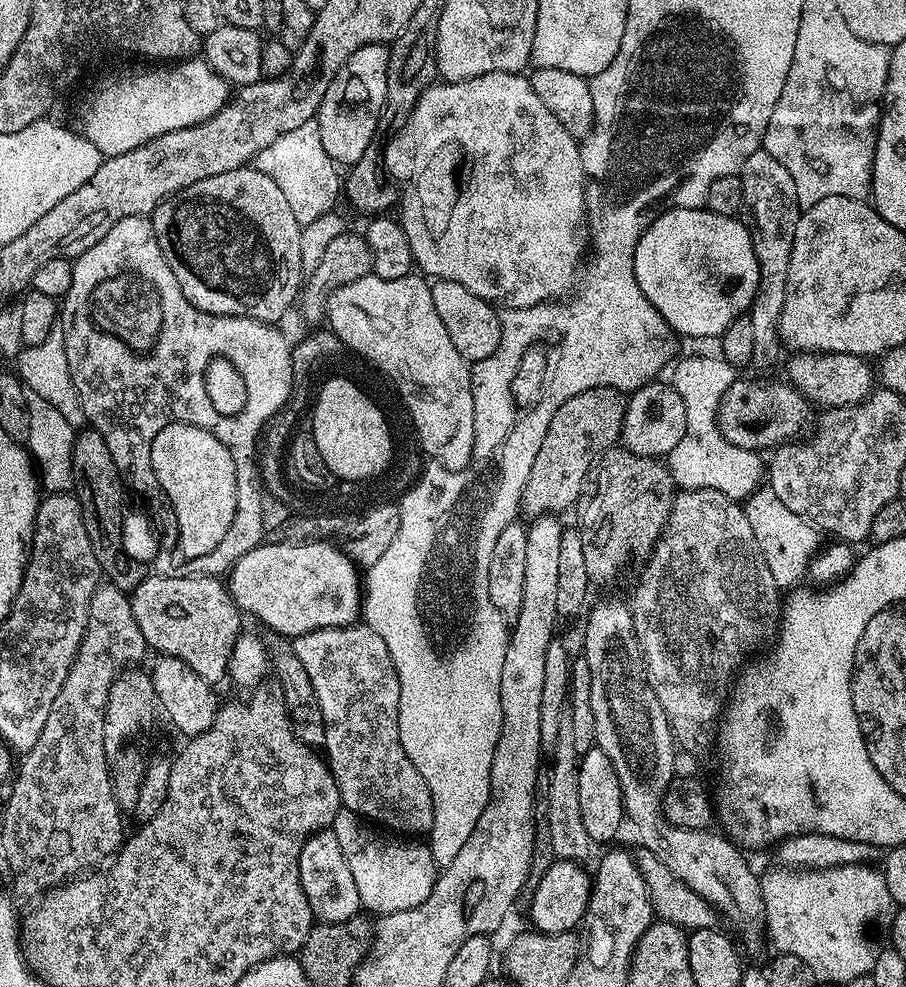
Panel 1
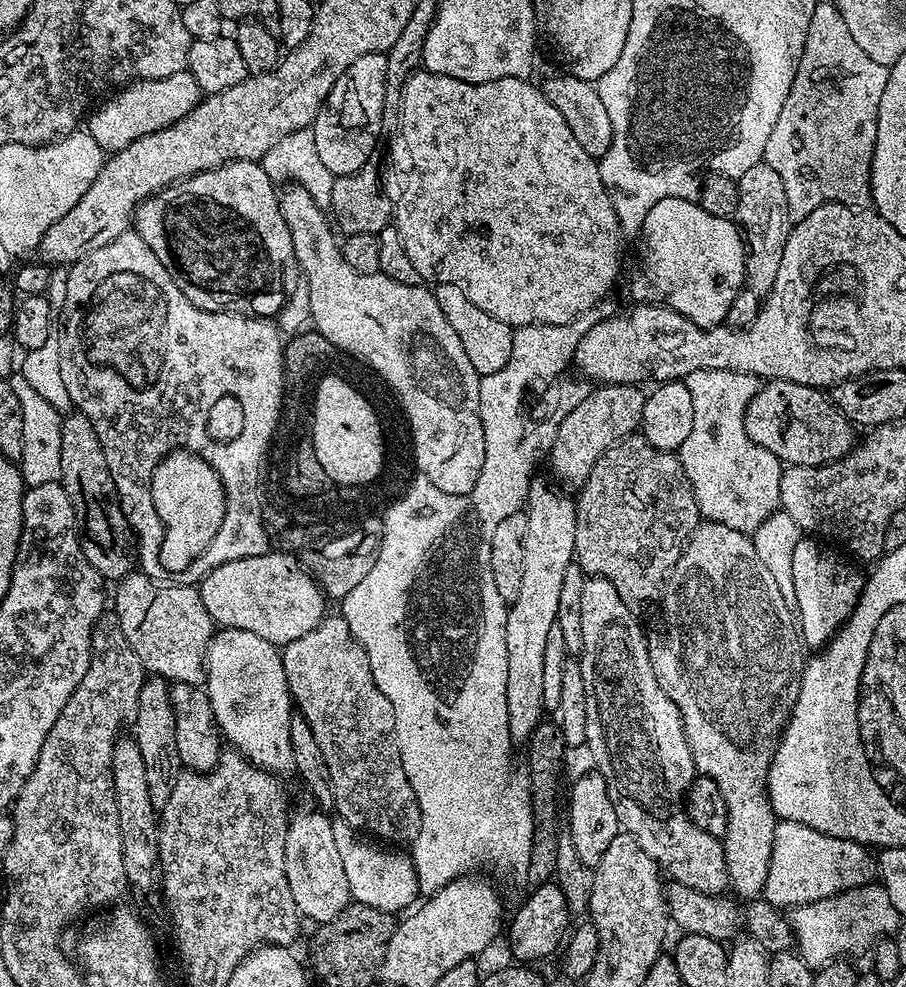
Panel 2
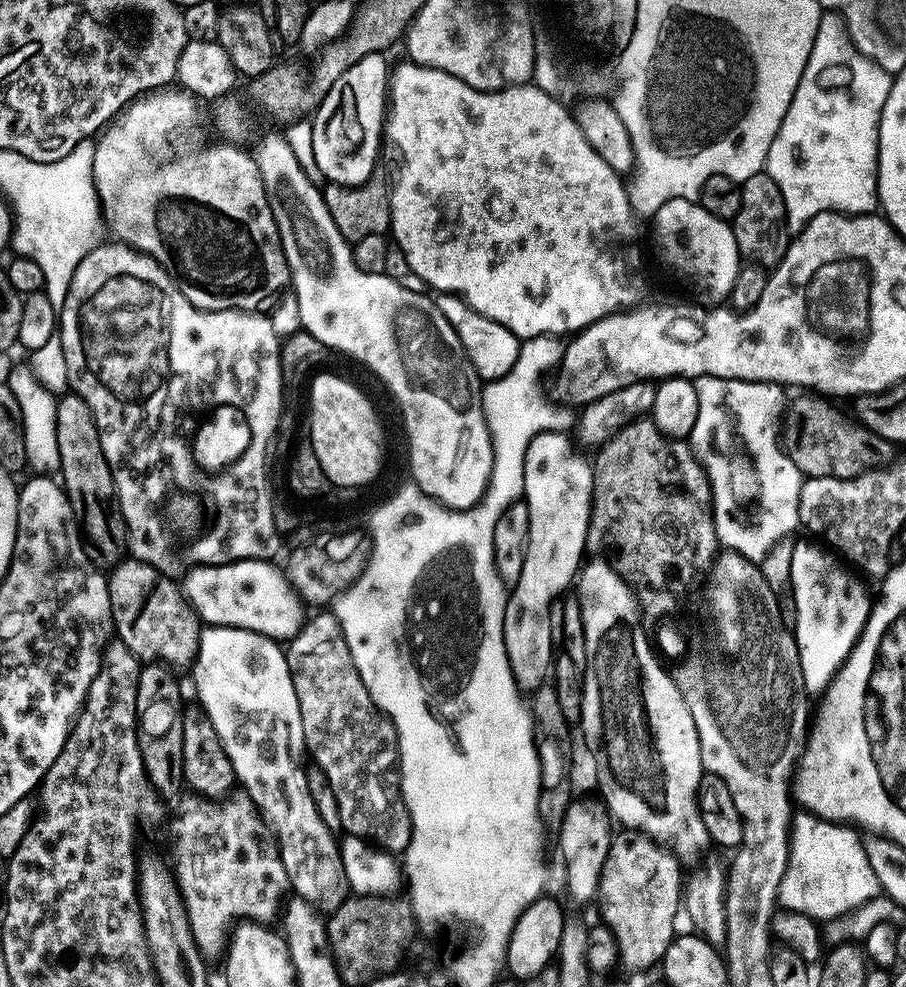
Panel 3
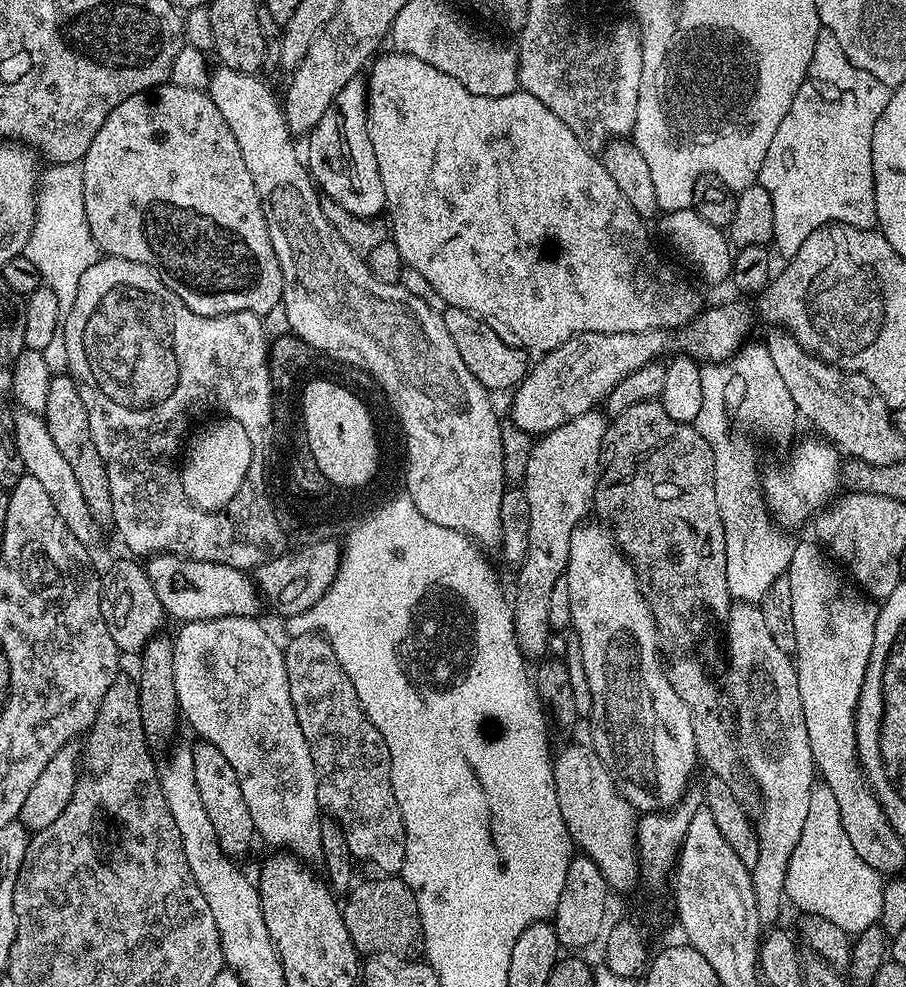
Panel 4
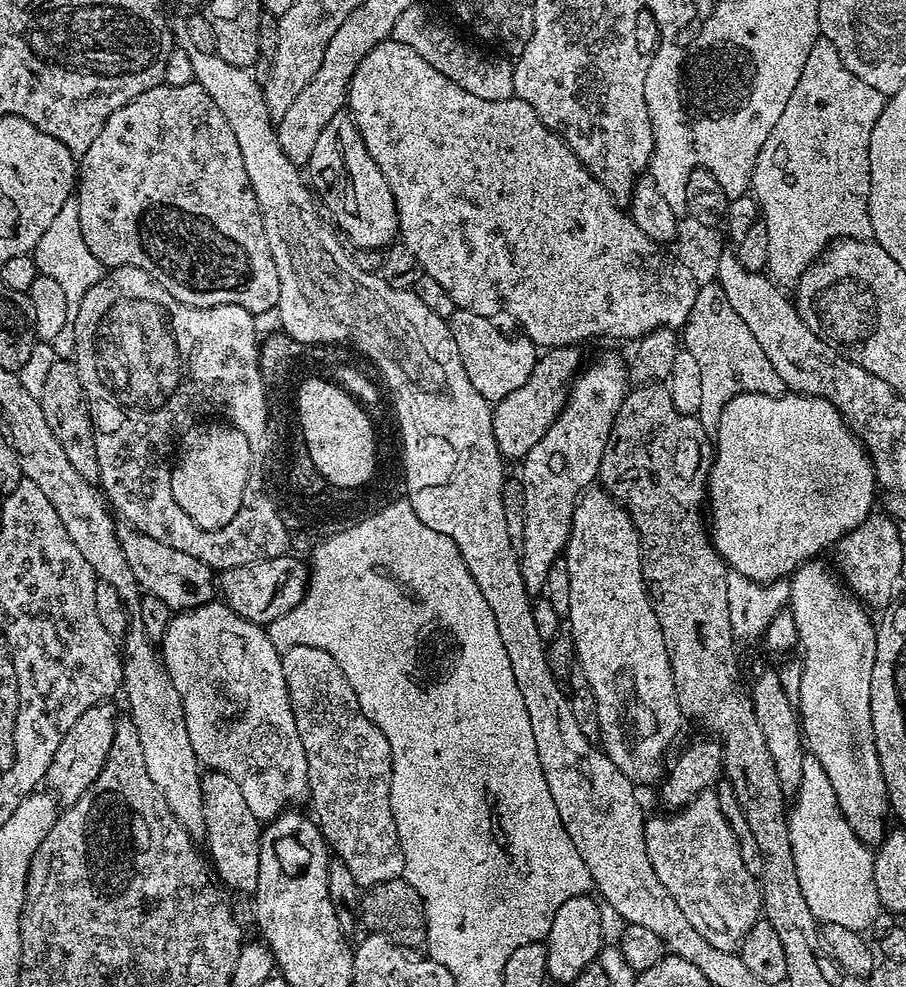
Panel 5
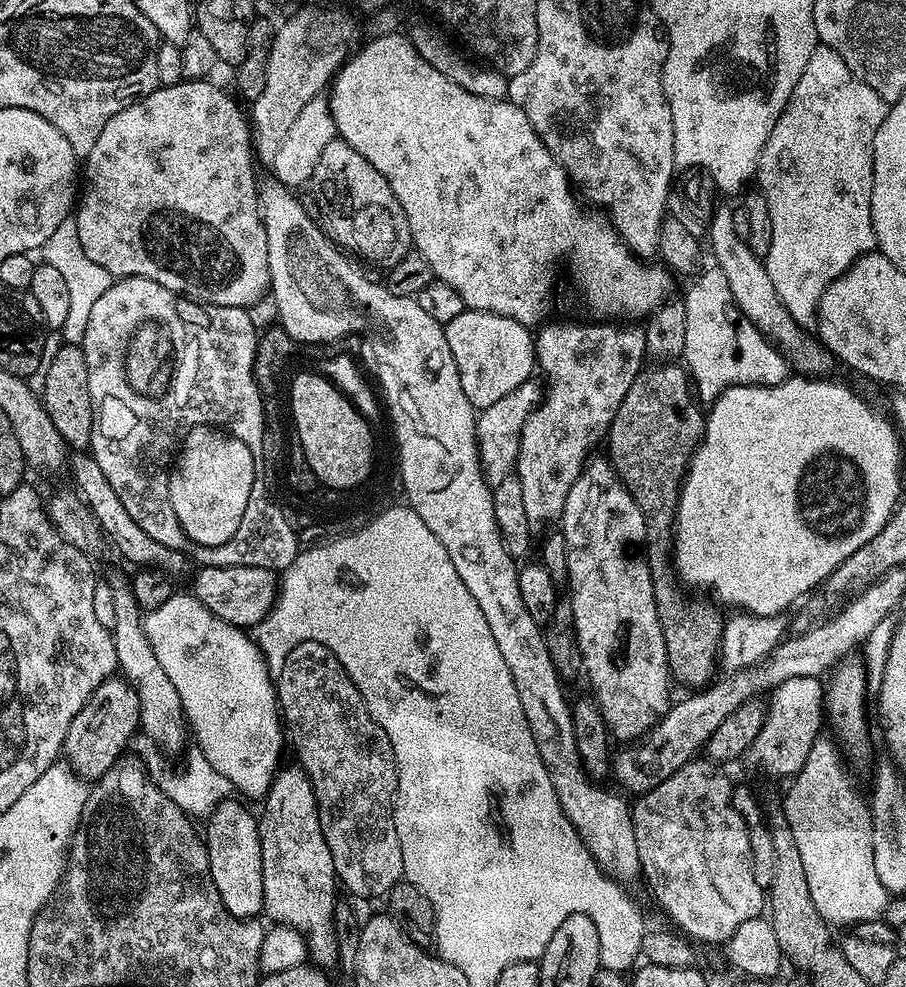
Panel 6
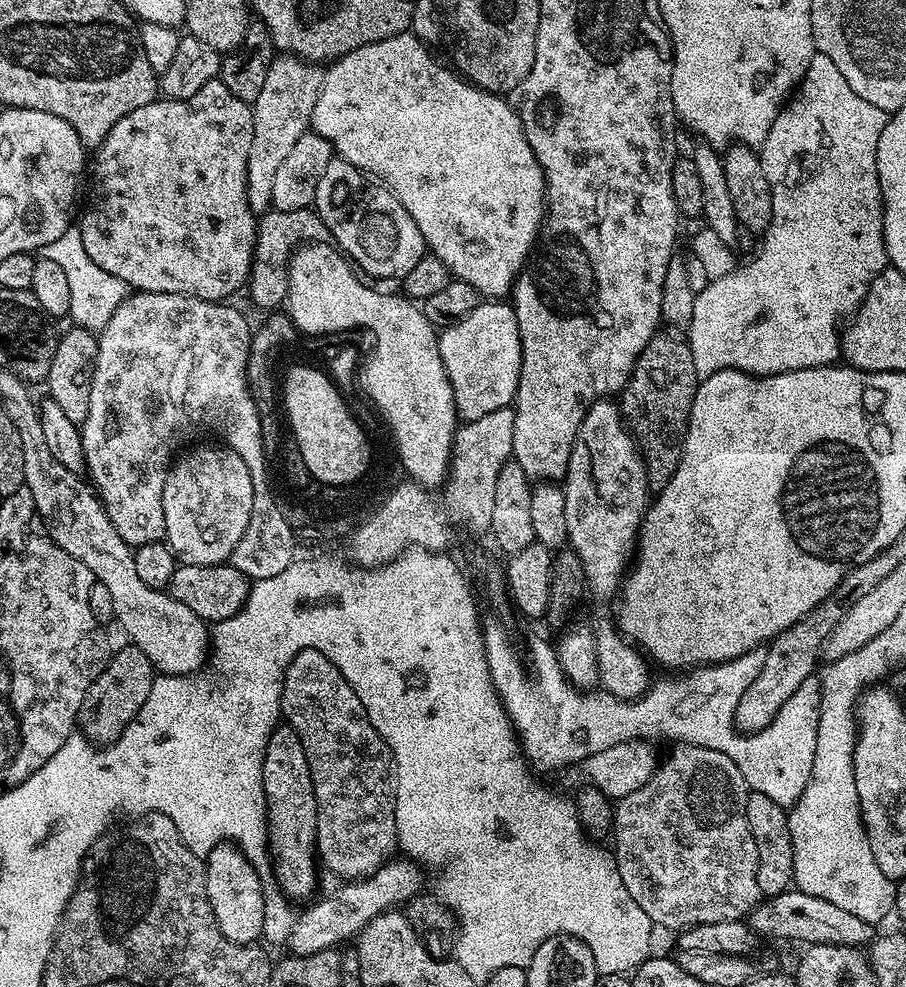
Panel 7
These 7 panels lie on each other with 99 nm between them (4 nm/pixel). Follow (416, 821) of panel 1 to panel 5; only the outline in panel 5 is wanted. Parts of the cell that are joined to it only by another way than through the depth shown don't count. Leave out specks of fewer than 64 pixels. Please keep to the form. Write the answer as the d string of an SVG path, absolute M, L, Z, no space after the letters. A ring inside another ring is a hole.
M294 646L282 653L282 674L286 678L286 690L290 698L290 706L294 710L294 726L298 726L298 738L302 738L302 750L306 750L306 762L308 763L308 796L312 800L311 815L320 825L320 832L324 835L324 843L334 853L335 859L340 860L349 867L350 874L354 874L354 882L358 882L361 889L373 888L378 882L390 882L401 879L404 875L404 855L398 838L398 830L394 826L394 810L390 806L390 778L392 777L392 755L390 754L390 742L386 742L386 734L362 714L362 706L358 706L358 694L354 694L354 686L342 674L342 666L334 662L331 651L324 646Z

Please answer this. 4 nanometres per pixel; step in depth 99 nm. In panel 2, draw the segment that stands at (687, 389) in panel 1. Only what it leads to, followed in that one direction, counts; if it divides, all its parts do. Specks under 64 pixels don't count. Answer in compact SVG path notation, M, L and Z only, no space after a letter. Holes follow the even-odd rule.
M694 370L694 374L683 377L684 384L690 390L694 404L694 420L690 436L682 442L678 449L680 465L692 487L696 504L700 508L701 517L716 520L719 524L730 526L739 532L749 534L756 531L770 514L780 508L780 460L770 450L758 446L746 434L744 411L754 398L754 394L762 386L759 376L751 376L745 372L727 372L726 370Z

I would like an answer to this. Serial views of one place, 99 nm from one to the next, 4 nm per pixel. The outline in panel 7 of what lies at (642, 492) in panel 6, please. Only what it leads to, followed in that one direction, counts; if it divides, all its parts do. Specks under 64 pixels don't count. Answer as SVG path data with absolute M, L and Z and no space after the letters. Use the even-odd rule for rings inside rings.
M657 334L652 337L646 350L642 350L632 377L623 392L619 393L620 415L640 448L649 489L664 488L674 470L678 470L697 383L694 354L687 339Z

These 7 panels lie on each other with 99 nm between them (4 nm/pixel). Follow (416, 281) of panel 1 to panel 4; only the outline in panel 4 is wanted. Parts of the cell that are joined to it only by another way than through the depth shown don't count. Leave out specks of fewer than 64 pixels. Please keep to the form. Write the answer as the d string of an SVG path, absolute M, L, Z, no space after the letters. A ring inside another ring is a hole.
M219 65L217 69L211 71L206 91L226 120L234 140L238 143L242 158L245 159L246 170L250 170L250 178L254 178L254 186L258 190L258 198L264 211L266 226L270 230L270 242L274 246L274 254L282 266L282 278L284 279L282 305L289 319L291 335L302 338L302 342L306 342L317 353L325 352L326 355L333 356L334 359L341 360L344 364L357 364L362 371L369 372L384 387L385 394L396 403L396 412L400 415L398 420L399 427L407 426L408 435L411 437L411 488L412 495L416 498L416 503L420 505L420 508L434 520L441 521L442 526L453 528L466 536L471 536L481 546L487 546L487 544L492 544L492 546L499 545L500 511L502 510L502 494L506 487L506 477L504 474L504 434L502 423L500 424L495 410L492 409L493 397L488 389L482 386L482 382L478 382L478 378L474 378L474 374L470 374L469 368L466 367L466 362L462 362L462 354L458 354L458 346L454 346L454 338L450 338L450 330L446 330L446 322L443 315L430 310L430 306L426 306L426 302L422 302L422 298L414 298L414 294L410 294L410 290L406 290L400 283L387 284L386 282L378 282L378 278L374 278L374 274L368 269L367 263L342 240L338 230L328 224L319 206L321 193L318 191L305 161L301 158L301 155L300 158L298 156L294 146L294 143L296 143L295 139L286 126L283 107L279 104L277 96L275 98L273 92L260 80L261 77L258 77L255 73L230 70L229 67L224 65Z

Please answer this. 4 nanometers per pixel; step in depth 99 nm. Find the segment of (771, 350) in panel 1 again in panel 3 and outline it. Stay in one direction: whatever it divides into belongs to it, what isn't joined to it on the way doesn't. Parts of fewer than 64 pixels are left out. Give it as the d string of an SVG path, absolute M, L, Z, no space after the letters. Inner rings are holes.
M762 171L754 174L754 178L743 180L740 184L740 193L742 206L738 206L738 214L730 222L732 233L738 242L738 250L741 257L747 258L753 265L771 270L782 262L790 239L784 223L782 190L774 186L774 178L770 178L767 172Z

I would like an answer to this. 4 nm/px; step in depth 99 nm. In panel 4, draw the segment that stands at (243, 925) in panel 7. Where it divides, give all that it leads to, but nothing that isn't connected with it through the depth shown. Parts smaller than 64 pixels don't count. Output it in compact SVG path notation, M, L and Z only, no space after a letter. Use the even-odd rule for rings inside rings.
M207 742L192 744L194 754L194 775L198 781L198 791L206 806L206 814L210 814L210 822L214 822L214 834L218 834L218 842L227 856L239 858L252 840L257 839L254 818L250 818L250 810L246 806L246 798L242 798L242 786L238 782L238 774L234 774L234 766L222 755L218 746Z

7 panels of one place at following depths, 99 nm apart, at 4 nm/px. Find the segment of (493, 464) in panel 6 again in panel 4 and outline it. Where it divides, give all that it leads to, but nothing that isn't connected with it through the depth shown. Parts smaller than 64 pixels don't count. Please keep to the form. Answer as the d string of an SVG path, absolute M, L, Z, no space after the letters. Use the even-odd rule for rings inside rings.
M651 328L645 332L634 334L598 334L597 332L583 332L558 346L554 350L543 353L540 360L531 365L523 380L516 385L512 396L512 420L511 423L522 432L527 432L529 437L539 438L545 432L558 430L566 422L578 418L582 414L593 411L596 404L603 401L626 378L634 374L642 366L659 361L672 348L673 333L667 328Z

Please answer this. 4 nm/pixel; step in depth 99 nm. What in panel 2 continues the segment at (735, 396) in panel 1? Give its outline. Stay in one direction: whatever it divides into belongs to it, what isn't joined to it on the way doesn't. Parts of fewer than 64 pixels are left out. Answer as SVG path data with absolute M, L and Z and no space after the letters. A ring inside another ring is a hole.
M769 380L756 391L744 411L744 425L749 438L758 446L770 450L770 454L777 456L784 466L817 468L823 464L832 464L847 456L858 440L857 429L852 421L841 414L839 408L821 389L785 380Z

